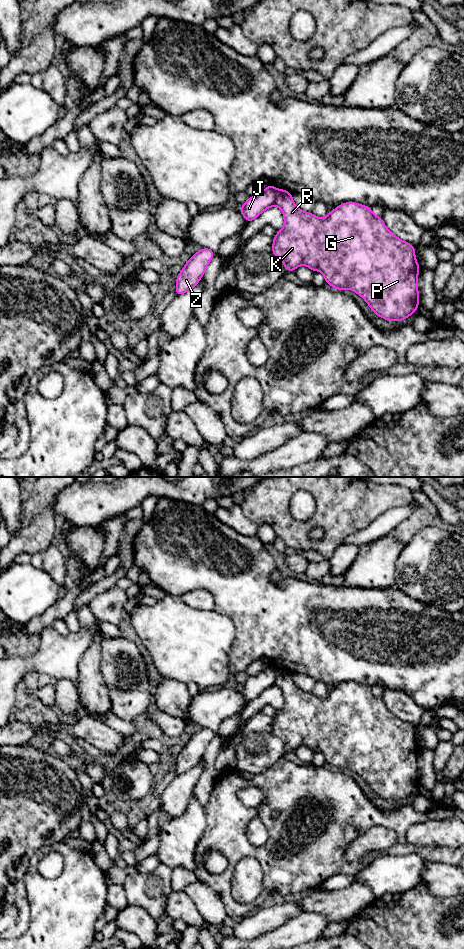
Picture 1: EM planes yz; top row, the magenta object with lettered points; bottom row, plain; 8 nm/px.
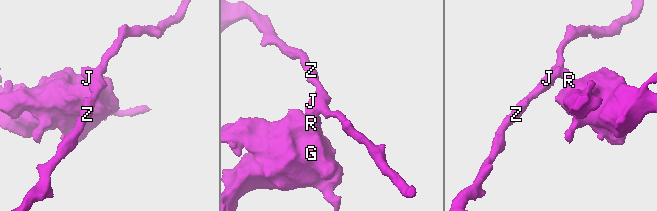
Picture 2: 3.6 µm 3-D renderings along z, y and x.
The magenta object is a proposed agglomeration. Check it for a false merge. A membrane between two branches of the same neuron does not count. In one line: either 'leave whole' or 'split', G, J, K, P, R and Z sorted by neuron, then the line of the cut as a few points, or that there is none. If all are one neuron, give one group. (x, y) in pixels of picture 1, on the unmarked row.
split | G K P R / J Z | yz (276, 669), (276, 681), (274, 684)

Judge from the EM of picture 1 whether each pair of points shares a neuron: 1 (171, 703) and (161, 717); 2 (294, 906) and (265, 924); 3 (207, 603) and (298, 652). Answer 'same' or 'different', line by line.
1: different
2: same
3: different

